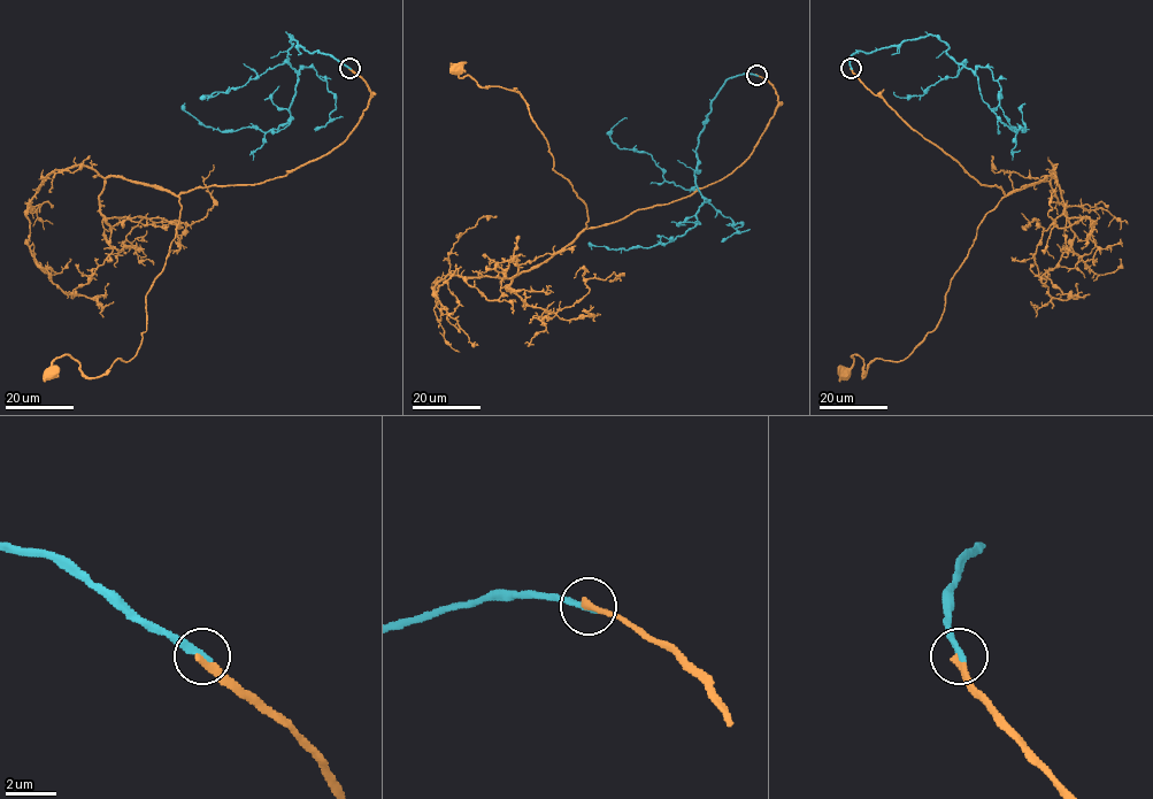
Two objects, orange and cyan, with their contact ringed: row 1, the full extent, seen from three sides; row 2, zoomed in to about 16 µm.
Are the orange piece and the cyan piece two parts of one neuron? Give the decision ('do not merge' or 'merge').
merge

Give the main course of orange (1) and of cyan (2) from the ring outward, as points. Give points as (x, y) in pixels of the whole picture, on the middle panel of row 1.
1: (756, 75), (778, 106), (739, 166), (691, 194), (586, 228), (586, 205), (553, 169), (524, 99), (455, 69)
2: (756, 75), (729, 78), (712, 101), (696, 151), (704, 201), (697, 223), (646, 247), (591, 250)

